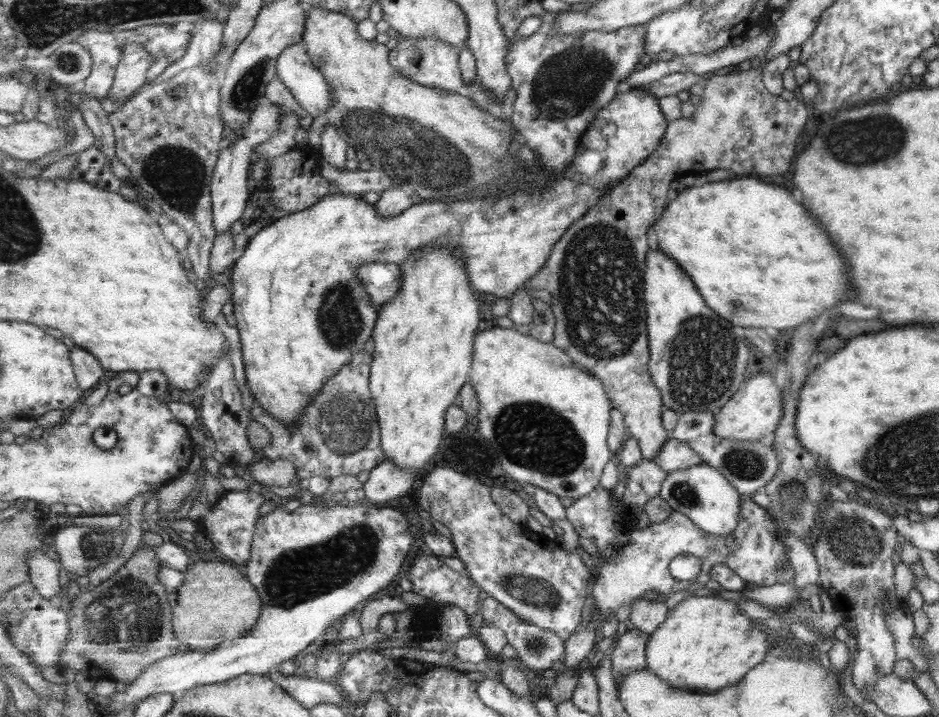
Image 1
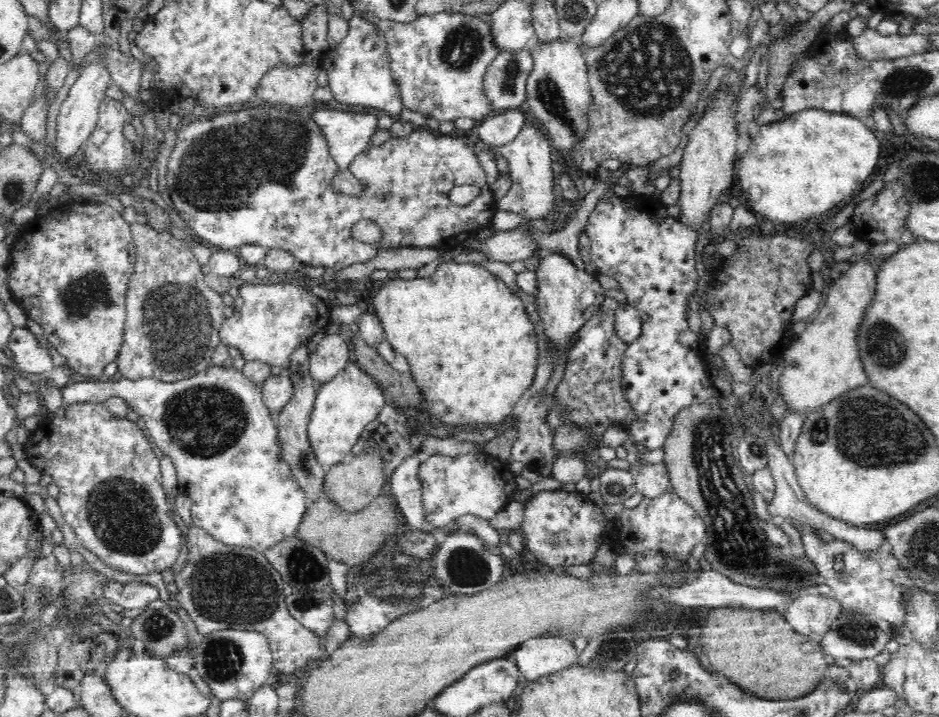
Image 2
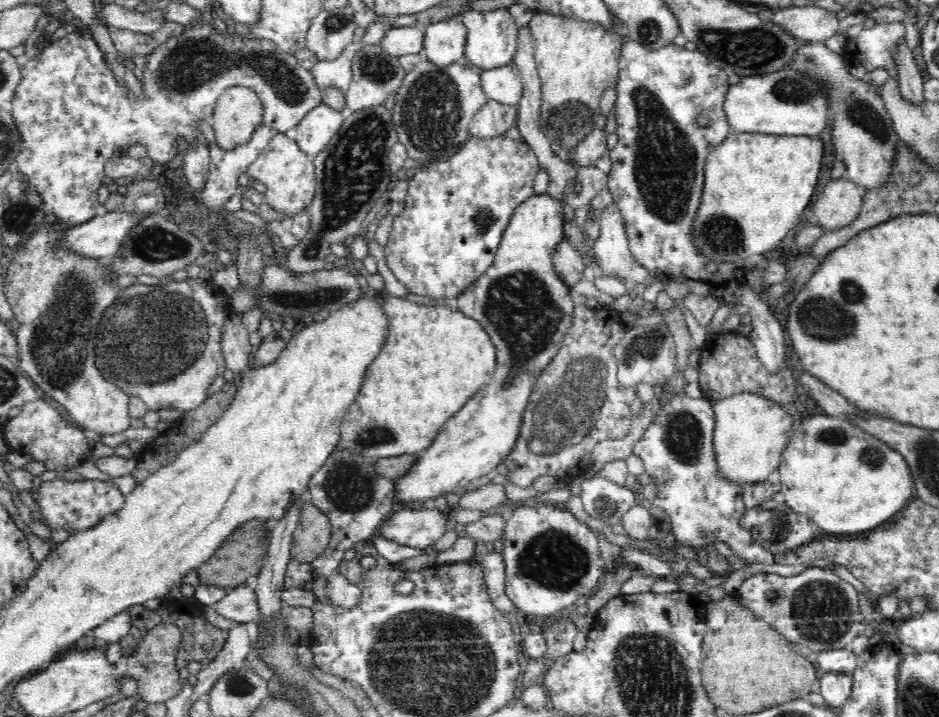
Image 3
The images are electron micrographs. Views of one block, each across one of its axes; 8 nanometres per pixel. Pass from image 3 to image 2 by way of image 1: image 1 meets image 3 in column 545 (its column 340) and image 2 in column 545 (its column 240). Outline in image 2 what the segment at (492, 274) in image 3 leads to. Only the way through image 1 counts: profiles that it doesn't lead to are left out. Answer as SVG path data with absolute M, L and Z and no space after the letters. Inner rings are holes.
M552 252L546 258L540 258L538 268L535 270L540 285L540 293L536 296L536 312L540 318L538 331L542 333L543 342L553 346L555 350L564 350L570 343L570 338L580 330L580 327L596 314L605 297L605 290L598 282L597 276L593 276L579 269L571 260L561 254ZM592 290L596 294L596 300L592 306L582 306L580 300L582 293Z

